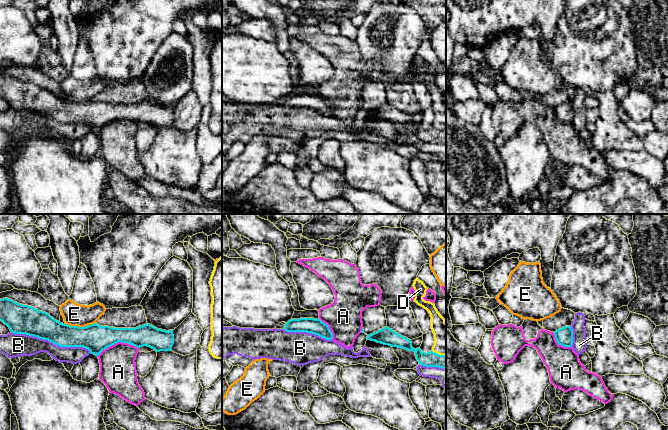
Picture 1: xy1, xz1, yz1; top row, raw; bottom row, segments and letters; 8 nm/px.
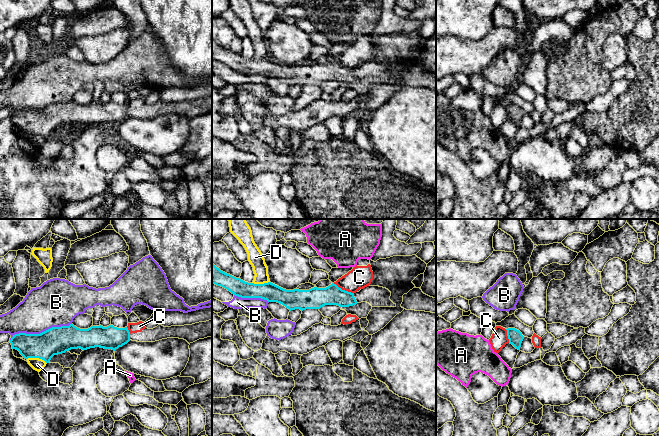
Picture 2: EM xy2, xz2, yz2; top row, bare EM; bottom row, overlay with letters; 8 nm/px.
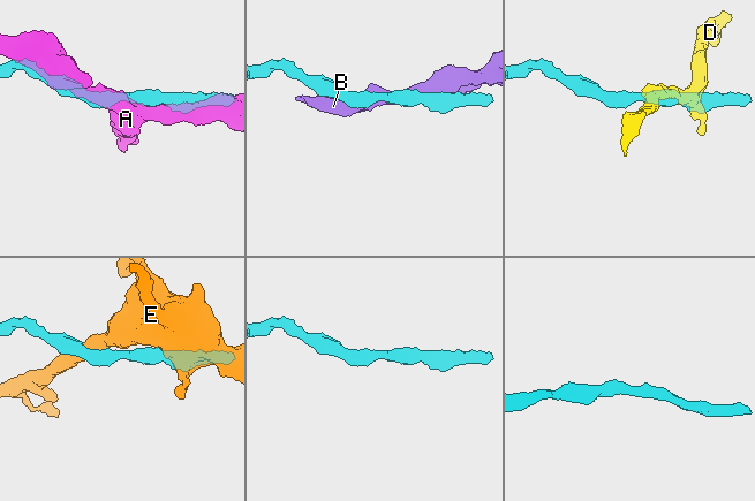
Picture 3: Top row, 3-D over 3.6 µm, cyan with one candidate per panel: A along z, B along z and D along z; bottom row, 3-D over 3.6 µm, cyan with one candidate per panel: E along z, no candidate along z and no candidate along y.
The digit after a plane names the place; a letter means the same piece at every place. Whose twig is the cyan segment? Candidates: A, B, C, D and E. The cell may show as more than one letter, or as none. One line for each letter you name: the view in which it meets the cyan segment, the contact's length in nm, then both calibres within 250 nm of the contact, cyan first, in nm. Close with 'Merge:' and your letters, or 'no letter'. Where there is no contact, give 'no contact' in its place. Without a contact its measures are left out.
Merge: no letter

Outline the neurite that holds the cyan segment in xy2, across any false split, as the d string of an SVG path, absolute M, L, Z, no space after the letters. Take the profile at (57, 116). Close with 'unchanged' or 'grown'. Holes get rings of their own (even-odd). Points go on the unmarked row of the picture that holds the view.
M212 96L192 101L145 104L141 108L130 109L128 104L91 102L80 105L69 102L52 103L40 110L19 109L10 116L12 125L20 128L23 134L39 134L49 139L54 131L71 125L87 126L100 123L116 126L130 116L137 118L155 118L167 114L179 114L189 120L199 115L212 113Z; grown

